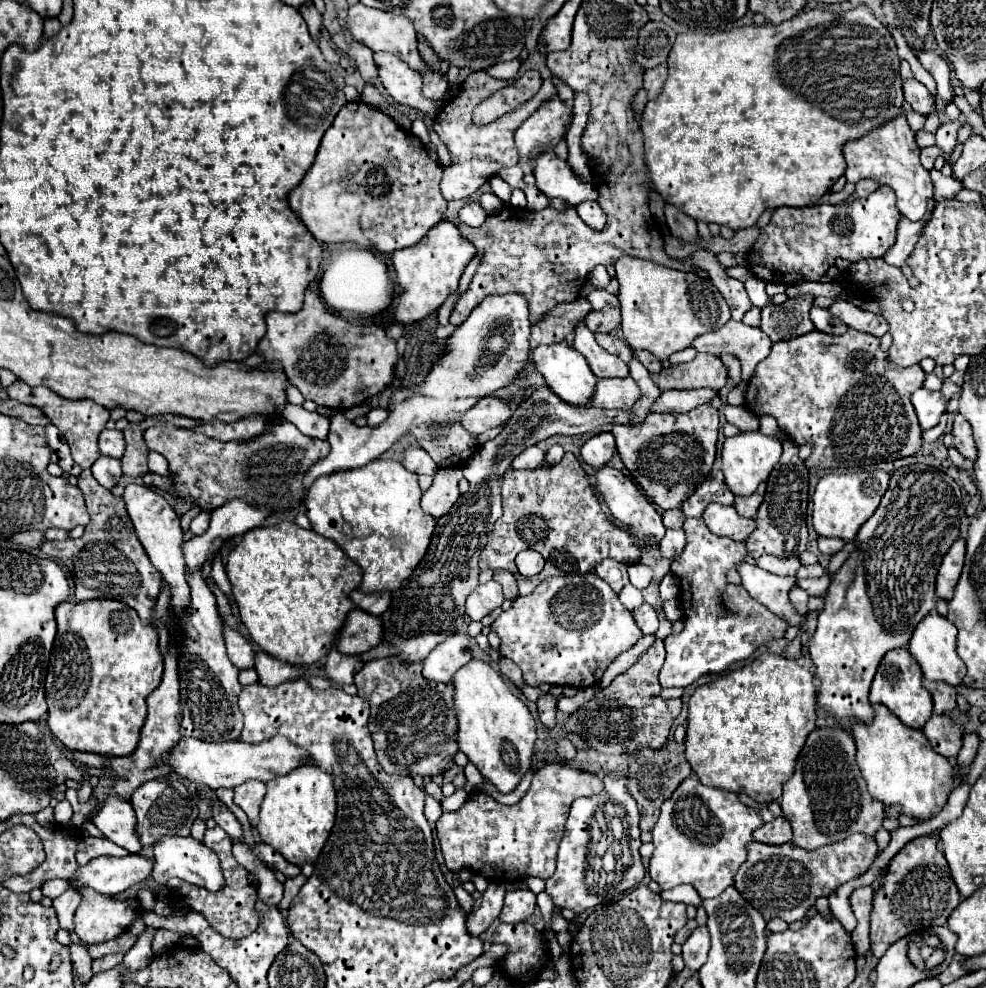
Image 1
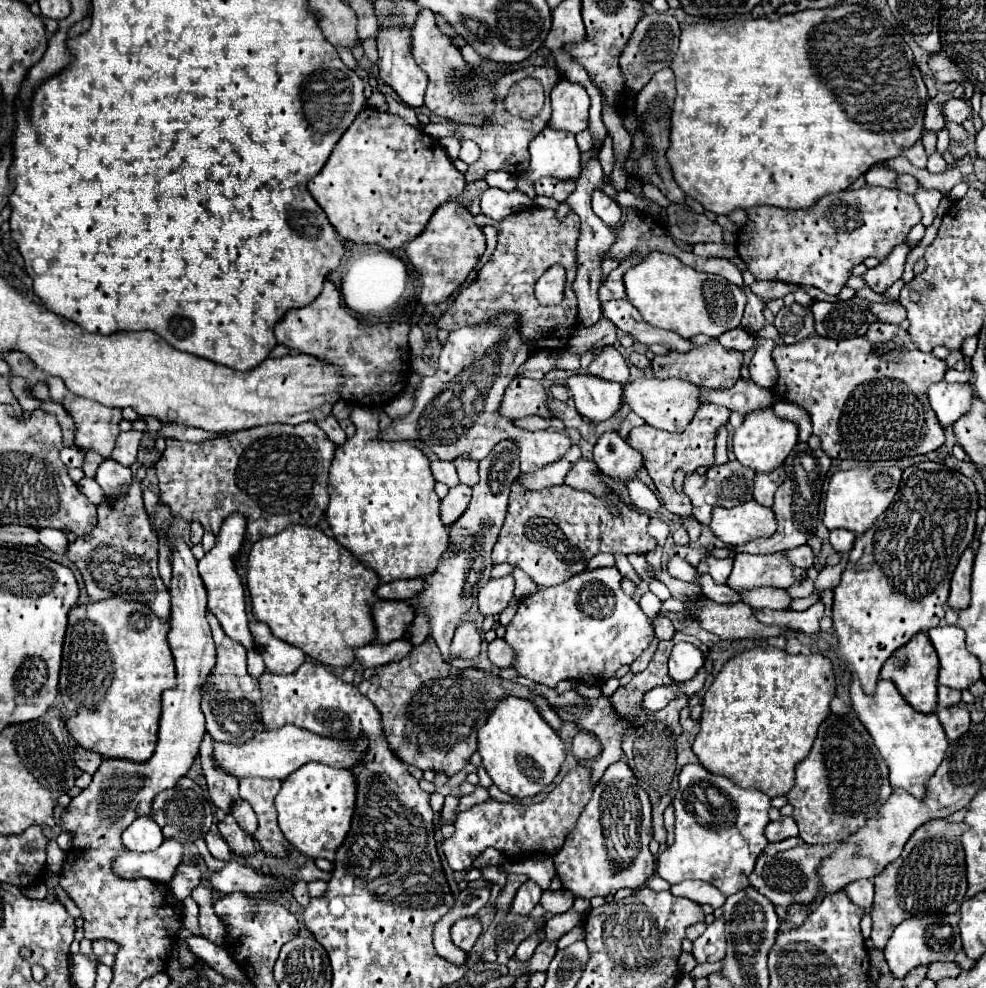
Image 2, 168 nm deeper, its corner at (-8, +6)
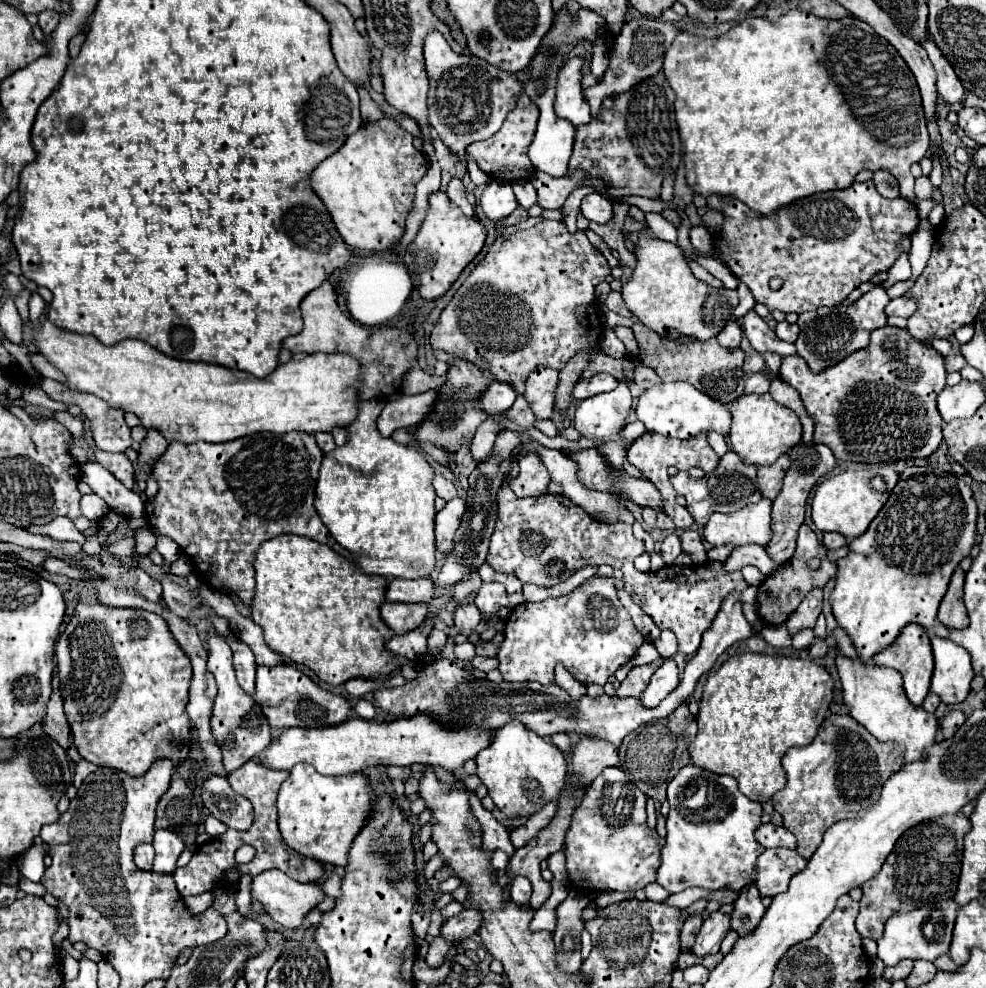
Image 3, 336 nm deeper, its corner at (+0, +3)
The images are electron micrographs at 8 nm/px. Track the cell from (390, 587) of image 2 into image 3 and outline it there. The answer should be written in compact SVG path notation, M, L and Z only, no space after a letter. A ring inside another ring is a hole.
M395 578L387 586L387 600L389 602L429 602L435 598L435 586L431 578L417 578L417 580L403 580Z

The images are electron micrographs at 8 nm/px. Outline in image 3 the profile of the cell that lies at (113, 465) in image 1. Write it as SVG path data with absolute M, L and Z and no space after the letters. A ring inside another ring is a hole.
M83 464L81 480L91 486L91 490L105 500L105 504L127 518L141 518L145 514L145 502L131 490L127 490L109 470L101 464Z

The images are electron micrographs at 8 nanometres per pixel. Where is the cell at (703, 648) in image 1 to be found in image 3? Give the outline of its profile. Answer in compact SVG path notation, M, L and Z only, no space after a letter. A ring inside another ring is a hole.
M667 658L661 668L651 676L649 688L641 694L641 702L645 706L657 706L669 692L673 692L679 684L679 672L673 658Z

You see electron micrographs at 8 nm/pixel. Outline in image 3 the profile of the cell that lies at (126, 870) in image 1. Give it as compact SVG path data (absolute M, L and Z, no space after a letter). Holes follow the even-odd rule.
M157 830L155 832L155 860L153 860L151 872L171 874L177 868L177 858L183 850L185 850L185 844L177 834Z

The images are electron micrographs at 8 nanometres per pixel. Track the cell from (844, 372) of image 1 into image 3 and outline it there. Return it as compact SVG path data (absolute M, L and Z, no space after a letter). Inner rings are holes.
M883 326L871 332L869 346L841 362L813 372L797 354L781 360L779 378L793 386L815 422L813 440L831 448L837 460L897 462L931 456L941 436L937 394L945 388L945 364L931 344L921 344L907 330Z

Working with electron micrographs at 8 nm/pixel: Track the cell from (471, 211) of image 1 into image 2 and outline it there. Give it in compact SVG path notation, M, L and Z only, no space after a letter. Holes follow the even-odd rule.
M487 189L481 197L481 211L487 217L493 217L495 221L505 219L511 213L517 213L521 209L533 207L533 199L529 199L521 191L503 191L503 189Z

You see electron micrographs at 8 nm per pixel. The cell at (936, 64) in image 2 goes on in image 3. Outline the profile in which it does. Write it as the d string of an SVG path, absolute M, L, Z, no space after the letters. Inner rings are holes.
M925 40L925 44L921 44L927 50L929 60L935 66L937 72L937 92L947 100L947 102L961 102L963 100L963 84L959 82L957 74L953 72L951 64L945 60L945 56L941 56L941 52L935 48L933 40Z

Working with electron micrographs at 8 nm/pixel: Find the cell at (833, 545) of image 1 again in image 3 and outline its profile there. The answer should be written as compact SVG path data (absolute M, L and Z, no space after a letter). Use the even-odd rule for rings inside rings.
M825 532L823 536L823 546L827 550L839 550L843 546L847 546L847 538L841 536L841 534L835 534L835 532Z

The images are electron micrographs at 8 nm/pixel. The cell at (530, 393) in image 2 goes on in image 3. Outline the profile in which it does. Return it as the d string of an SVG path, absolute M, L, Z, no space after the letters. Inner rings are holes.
M537 368L529 374L525 382L523 398L529 402L537 420L549 420L553 416L553 402L555 402L555 388L557 388L557 370L553 368Z

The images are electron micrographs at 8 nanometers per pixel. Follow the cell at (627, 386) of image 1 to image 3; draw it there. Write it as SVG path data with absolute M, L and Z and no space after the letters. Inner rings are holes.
M661 382L657 386L647 388L635 404L635 416L647 428L647 432L655 432L667 438L689 438L697 432L719 432L727 436L731 428L731 412L717 400L711 400L703 392L699 392L689 382Z

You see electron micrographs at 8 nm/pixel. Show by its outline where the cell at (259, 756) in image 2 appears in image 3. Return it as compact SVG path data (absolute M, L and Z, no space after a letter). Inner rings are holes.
M429 716L399 718L395 722L351 718L343 726L333 728L287 728L279 738L271 740L271 744L253 760L271 770L291 770L295 764L307 762L315 766L317 772L329 776L355 774L377 764L411 766L417 762L431 766L439 764L449 772L457 772L465 760L475 758L477 752L489 744L489 736L491 730L485 728L481 728L481 732L445 732L445 728L437 728Z

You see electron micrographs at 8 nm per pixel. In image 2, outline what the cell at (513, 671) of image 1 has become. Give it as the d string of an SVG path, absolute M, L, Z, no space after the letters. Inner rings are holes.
M495 639L489 645L489 659L497 667L511 667L513 661L513 649L505 643L505 639Z

